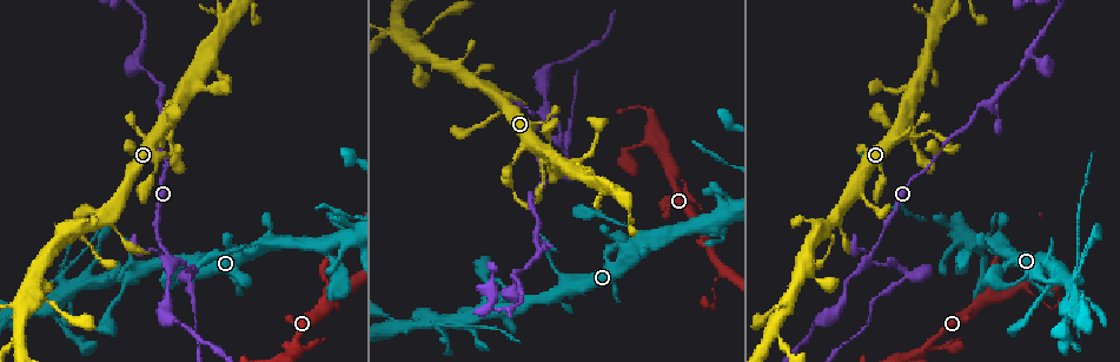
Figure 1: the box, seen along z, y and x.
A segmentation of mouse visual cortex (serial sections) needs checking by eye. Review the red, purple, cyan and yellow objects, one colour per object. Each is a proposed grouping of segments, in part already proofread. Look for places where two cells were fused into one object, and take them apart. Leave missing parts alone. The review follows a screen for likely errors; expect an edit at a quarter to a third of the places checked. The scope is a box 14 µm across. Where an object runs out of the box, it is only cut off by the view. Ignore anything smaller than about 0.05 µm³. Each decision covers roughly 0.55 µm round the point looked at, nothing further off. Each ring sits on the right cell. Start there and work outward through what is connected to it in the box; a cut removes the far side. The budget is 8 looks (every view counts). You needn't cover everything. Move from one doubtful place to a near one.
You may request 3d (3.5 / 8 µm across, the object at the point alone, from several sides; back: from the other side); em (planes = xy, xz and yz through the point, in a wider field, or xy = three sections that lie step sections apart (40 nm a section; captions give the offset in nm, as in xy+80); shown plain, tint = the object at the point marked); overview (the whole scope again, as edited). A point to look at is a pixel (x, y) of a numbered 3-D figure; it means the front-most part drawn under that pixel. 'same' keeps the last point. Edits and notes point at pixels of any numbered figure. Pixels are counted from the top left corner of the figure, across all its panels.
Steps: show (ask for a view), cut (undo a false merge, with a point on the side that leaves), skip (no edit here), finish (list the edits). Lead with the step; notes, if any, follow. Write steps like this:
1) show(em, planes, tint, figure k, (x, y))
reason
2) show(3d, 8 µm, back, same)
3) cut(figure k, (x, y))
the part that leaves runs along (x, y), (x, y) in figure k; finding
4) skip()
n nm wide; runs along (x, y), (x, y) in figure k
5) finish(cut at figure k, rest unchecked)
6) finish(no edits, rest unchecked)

show(3d, 3.5 µm, figure 1, (445, 320))

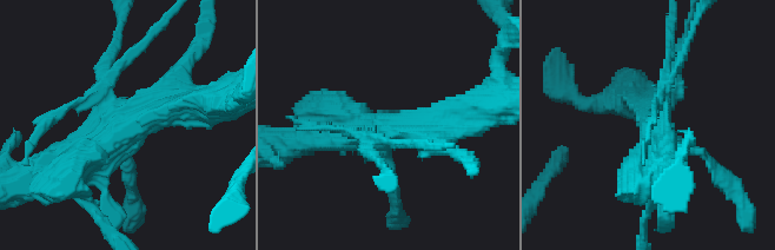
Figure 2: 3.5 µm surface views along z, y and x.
show(em, xy, step 2, tint, figure 2, (657, 123))

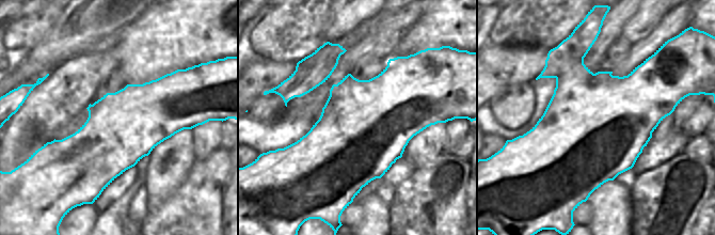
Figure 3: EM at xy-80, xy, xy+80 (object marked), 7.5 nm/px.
show(em, xy, step 5, tint, same)
another direction

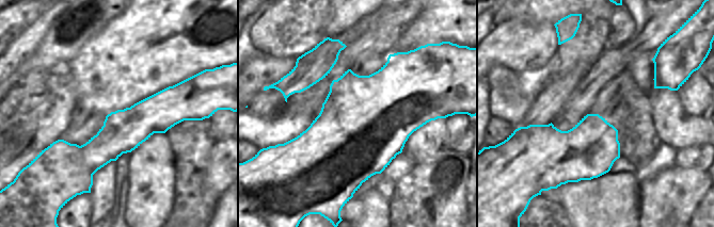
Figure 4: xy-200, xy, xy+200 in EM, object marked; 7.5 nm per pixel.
cut(figure 2, (52, 114))
the part that leaves runs along (101, 89), (160, 26) in figure 2; two cells meet here

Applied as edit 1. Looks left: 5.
show(overview)

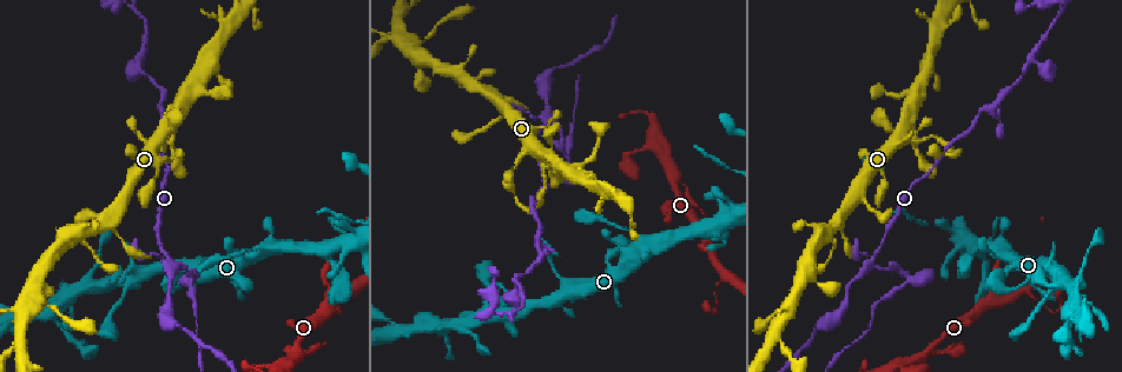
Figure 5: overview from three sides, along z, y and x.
show(3d, 8 µm, back, figure 5, (1076, 317))
four-way junction

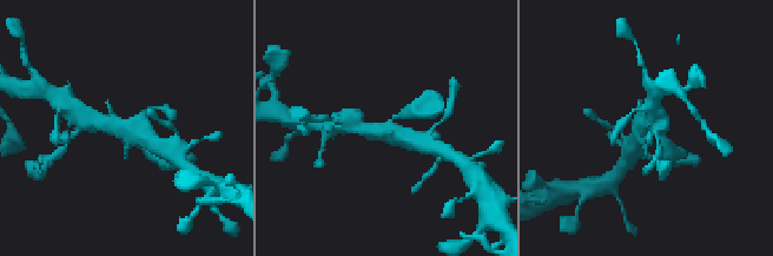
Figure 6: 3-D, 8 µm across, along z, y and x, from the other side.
show(3d, 3.5 µm, figure 6, (382, 130))

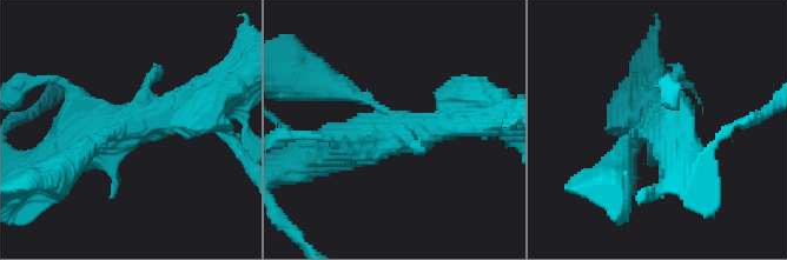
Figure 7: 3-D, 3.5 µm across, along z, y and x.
skip()
runs along (192, 106), (84, 138), (59, 153) in figure 7; one cell here

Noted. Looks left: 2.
show(3d, 8 µm, figure 5, (162, 109))
three-way junction

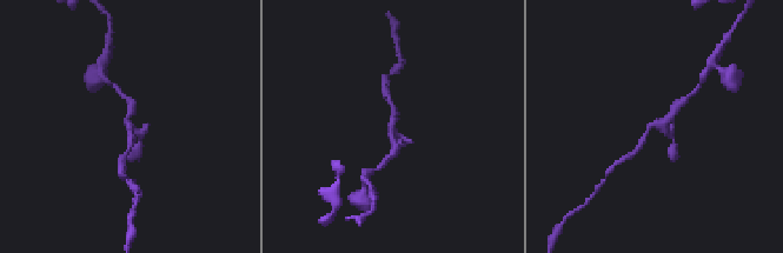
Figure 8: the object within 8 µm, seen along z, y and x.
show(em, xy, step 3, tint, figure 8, (125, 124))
shape alone is not enough

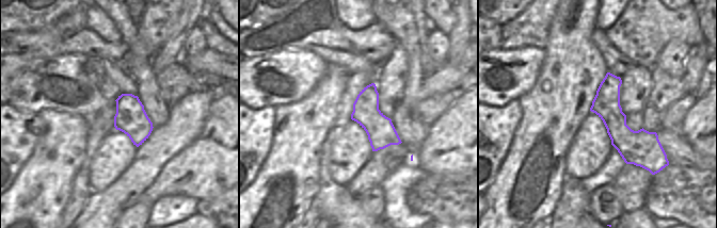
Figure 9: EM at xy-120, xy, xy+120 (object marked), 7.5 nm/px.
skip()
runs along (639, 145), (651, 125), (667, 121), (687, 99) in figure 8; one cell here

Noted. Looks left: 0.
finish(cut at figure 2, rest unchecked)

